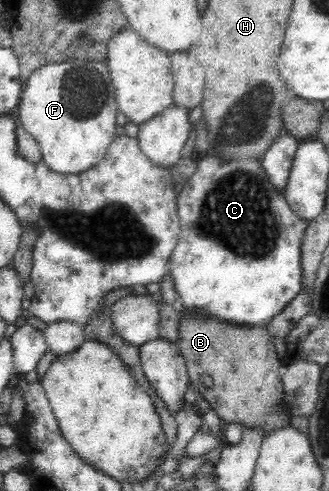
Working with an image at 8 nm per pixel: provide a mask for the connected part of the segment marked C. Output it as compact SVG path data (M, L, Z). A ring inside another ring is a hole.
M217 157L198 159L197 171L183 183L182 190L177 196L177 215L179 215L182 232L169 261L171 263L170 276L178 295L177 305L180 305L180 309L190 314L198 314L198 316L216 318L217 321L224 321L229 325L266 326L273 316L277 316L289 302L293 301L295 296L300 294L302 290L302 236L309 222L302 221L294 214L284 195L268 181L264 168L256 160L239 161L238 159L225 163Z

